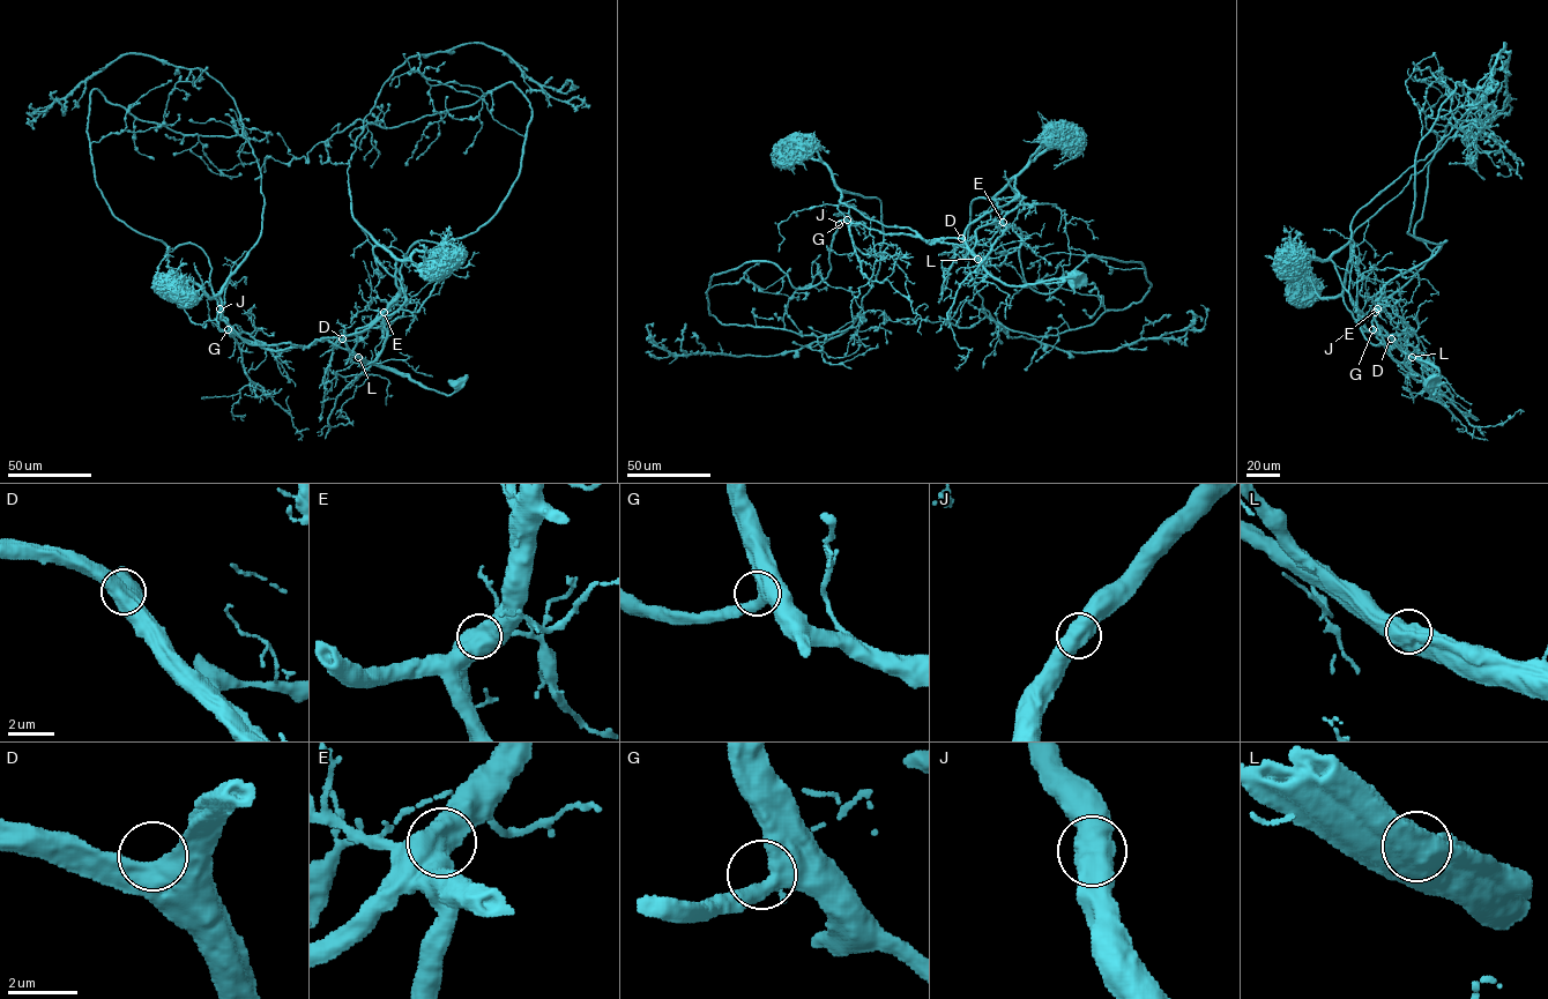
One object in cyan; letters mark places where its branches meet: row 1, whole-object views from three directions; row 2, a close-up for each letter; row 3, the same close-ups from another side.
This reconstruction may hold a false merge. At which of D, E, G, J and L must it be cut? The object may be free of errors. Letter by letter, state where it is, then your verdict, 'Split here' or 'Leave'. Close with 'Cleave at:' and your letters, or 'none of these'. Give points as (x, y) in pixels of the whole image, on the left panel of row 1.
D: Place: (342, 338). Leave
E: Place: (384, 312). Leave
G: Place: (228, 329). Leave
J: Place: (220, 308). Leave
L: Place: (358, 357). Split here
Cleave at: L

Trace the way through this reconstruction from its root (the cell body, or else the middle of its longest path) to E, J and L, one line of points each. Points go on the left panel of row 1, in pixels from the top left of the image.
E: (454, 384), (451, 394), (425, 389), (407, 377), (373, 365), (354, 351), (356, 330), (384, 312)
J: (454, 384), (451, 394), (425, 389), (326, 340), (315, 340), (307, 348), (266, 350), (238, 337), (220, 308)
L: (454, 384), (452, 393), (439, 393), (358, 357)

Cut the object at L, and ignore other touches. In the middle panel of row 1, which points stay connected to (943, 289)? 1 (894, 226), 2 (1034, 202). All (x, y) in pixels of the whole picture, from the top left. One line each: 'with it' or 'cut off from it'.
1: cut off from it
2: with it

